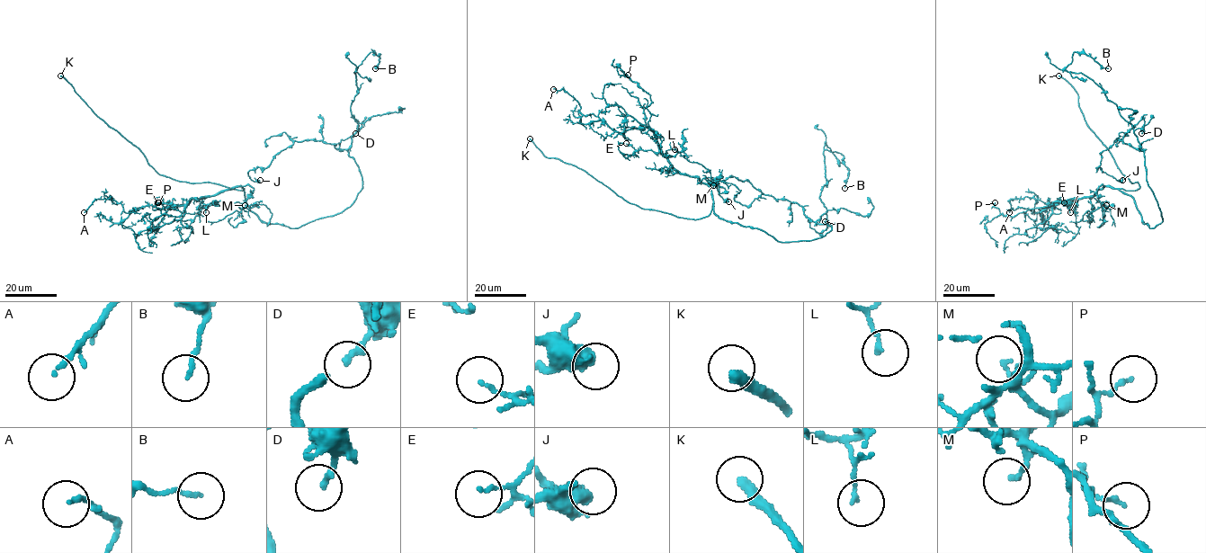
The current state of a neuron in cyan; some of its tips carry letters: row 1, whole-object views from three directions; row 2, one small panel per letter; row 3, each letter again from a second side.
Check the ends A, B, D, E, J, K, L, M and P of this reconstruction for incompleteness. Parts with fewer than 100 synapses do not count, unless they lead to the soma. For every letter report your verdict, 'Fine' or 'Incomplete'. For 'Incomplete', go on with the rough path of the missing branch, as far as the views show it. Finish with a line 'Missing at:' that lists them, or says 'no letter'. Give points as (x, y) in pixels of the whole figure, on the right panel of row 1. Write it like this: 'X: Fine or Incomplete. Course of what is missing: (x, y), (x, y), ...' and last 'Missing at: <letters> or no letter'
A: Fine
B: Fine
D: Fine
E: Fine
J: Fine
K: Incomplete. Course of what is missing: (1058, 75), (1058, 61)
L: Fine
M: Fine
P: Fine
Missing at: K

